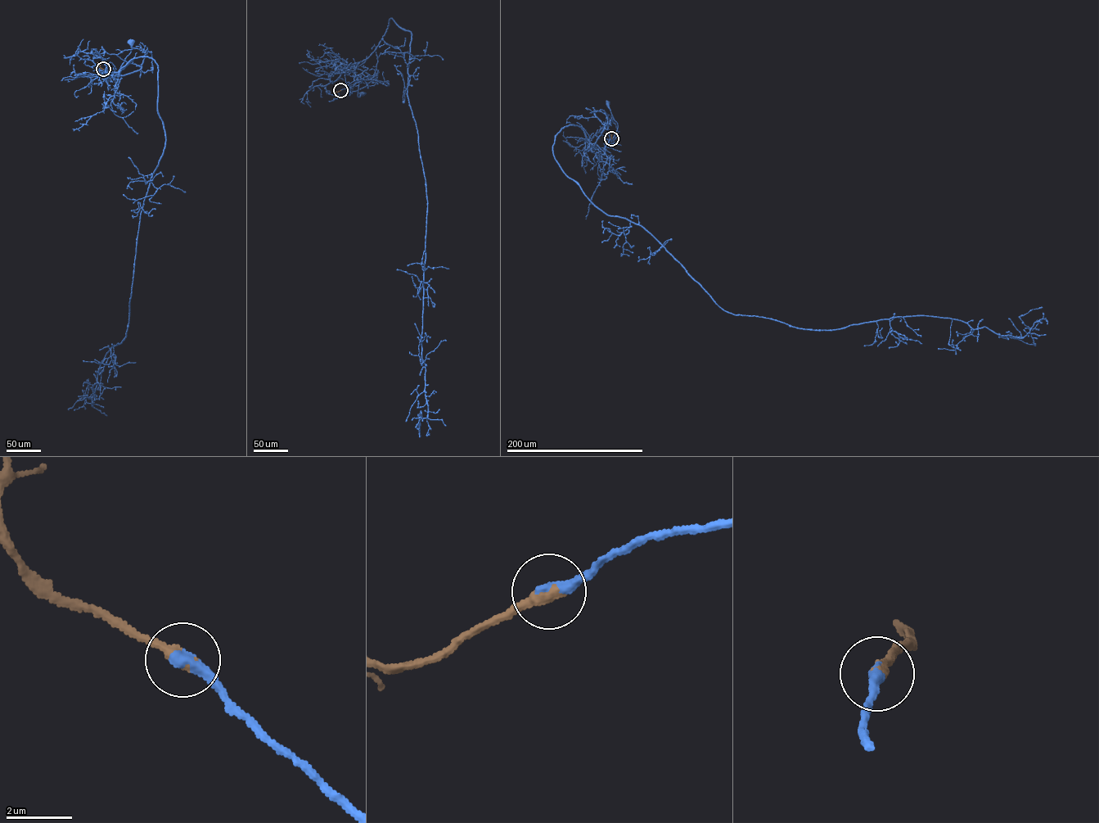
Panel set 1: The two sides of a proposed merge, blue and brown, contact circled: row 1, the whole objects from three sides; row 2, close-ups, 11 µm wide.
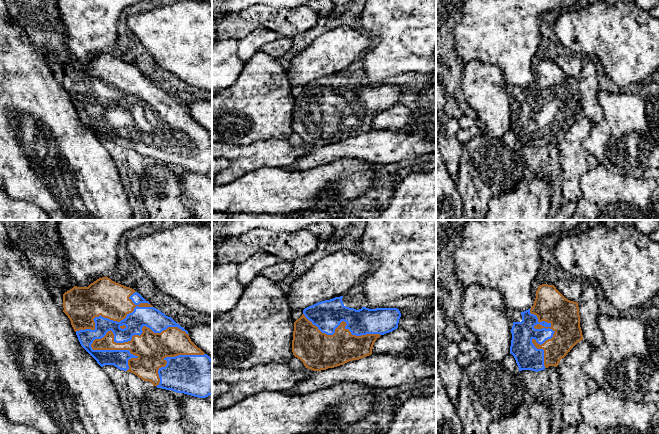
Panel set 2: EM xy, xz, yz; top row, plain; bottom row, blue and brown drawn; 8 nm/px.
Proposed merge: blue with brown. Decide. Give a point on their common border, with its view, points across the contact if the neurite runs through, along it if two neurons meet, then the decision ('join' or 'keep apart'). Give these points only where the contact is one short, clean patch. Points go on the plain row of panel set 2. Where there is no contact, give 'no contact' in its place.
xy (136, 110) | join

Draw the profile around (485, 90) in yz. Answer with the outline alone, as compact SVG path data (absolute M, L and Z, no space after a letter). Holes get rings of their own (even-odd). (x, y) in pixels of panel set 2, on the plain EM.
M472 60L463 67L462 90L477 114L479 135L502 139L510 130L512 98L502 71L494 65Z

